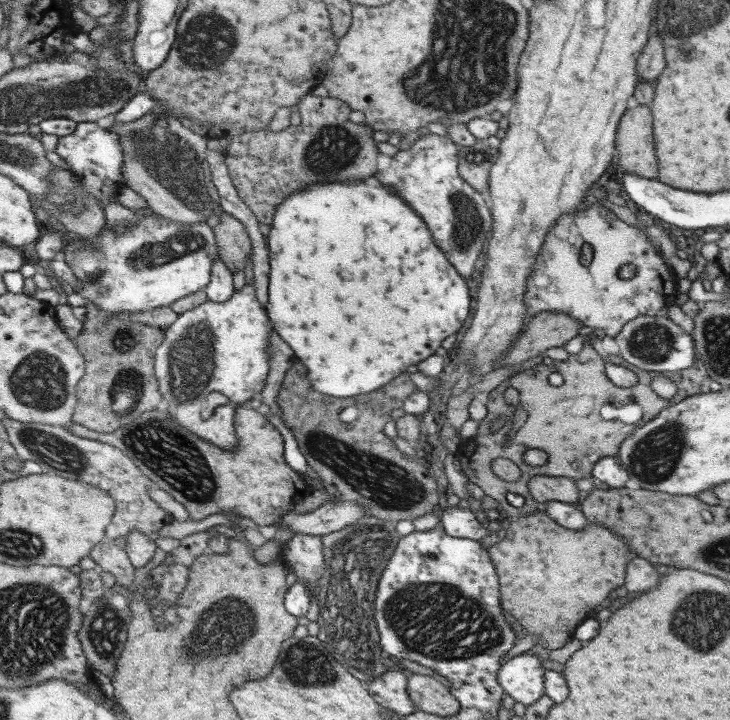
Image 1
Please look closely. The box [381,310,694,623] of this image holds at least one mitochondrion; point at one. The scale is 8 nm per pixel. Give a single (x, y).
(655, 457)

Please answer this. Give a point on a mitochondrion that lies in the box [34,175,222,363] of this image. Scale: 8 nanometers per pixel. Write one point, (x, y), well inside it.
(178, 242)

